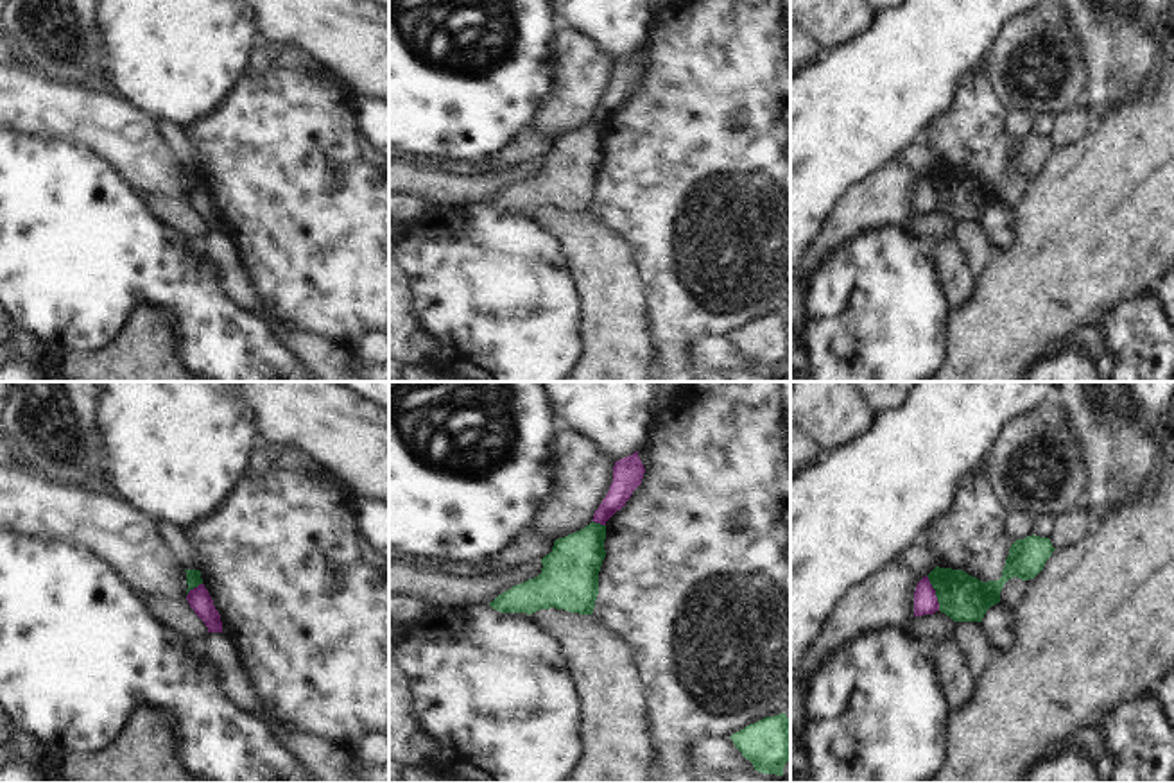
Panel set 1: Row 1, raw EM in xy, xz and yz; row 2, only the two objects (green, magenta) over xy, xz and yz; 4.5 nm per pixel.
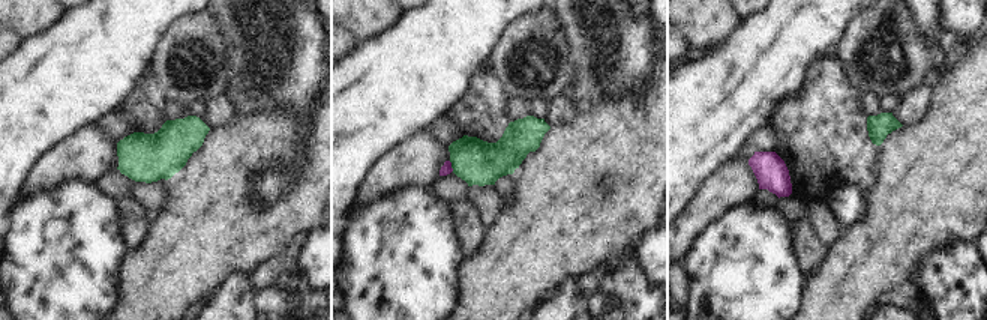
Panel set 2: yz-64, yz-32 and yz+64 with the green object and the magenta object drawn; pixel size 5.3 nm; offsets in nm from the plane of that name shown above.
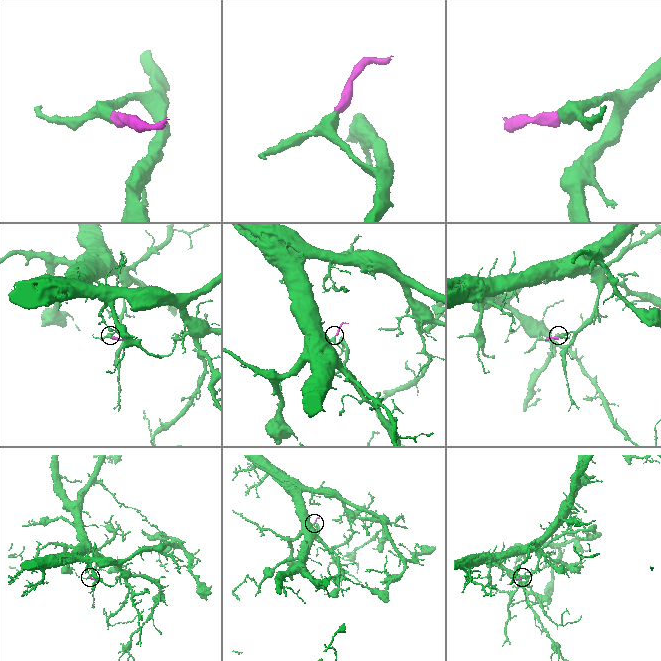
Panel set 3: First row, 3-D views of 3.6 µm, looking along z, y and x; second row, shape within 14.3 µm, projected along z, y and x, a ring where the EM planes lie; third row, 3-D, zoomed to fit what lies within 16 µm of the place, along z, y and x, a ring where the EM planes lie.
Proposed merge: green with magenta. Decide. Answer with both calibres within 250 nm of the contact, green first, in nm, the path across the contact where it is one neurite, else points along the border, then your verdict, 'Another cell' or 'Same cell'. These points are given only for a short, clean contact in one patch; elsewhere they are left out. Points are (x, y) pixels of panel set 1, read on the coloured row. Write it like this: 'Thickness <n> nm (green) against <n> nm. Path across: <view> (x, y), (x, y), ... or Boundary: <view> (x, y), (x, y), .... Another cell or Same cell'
Thickness 200 nm (green) against 110 nm. Boundary: yz (925, 576), (934, 590), (940, 610). Another cell

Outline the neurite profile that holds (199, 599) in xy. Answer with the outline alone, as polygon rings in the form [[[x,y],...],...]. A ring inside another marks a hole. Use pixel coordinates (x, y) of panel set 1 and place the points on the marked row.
[[[199,584],[197,588],[190,589],[186,600],[195,611],[195,615],[204,622],[208,632],[222,632],[220,615],[215,609],[213,600],[204,584]]]

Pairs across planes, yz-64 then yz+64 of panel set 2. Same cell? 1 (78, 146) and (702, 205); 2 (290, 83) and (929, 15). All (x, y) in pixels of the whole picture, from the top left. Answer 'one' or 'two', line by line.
1: one
2: one

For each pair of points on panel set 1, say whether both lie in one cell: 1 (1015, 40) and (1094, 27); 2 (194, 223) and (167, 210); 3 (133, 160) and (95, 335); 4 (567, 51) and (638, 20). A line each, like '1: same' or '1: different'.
1: different
2: same
3: different
4: different

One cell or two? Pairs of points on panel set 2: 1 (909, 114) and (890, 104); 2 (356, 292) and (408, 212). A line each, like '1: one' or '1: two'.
1: two
2: one

